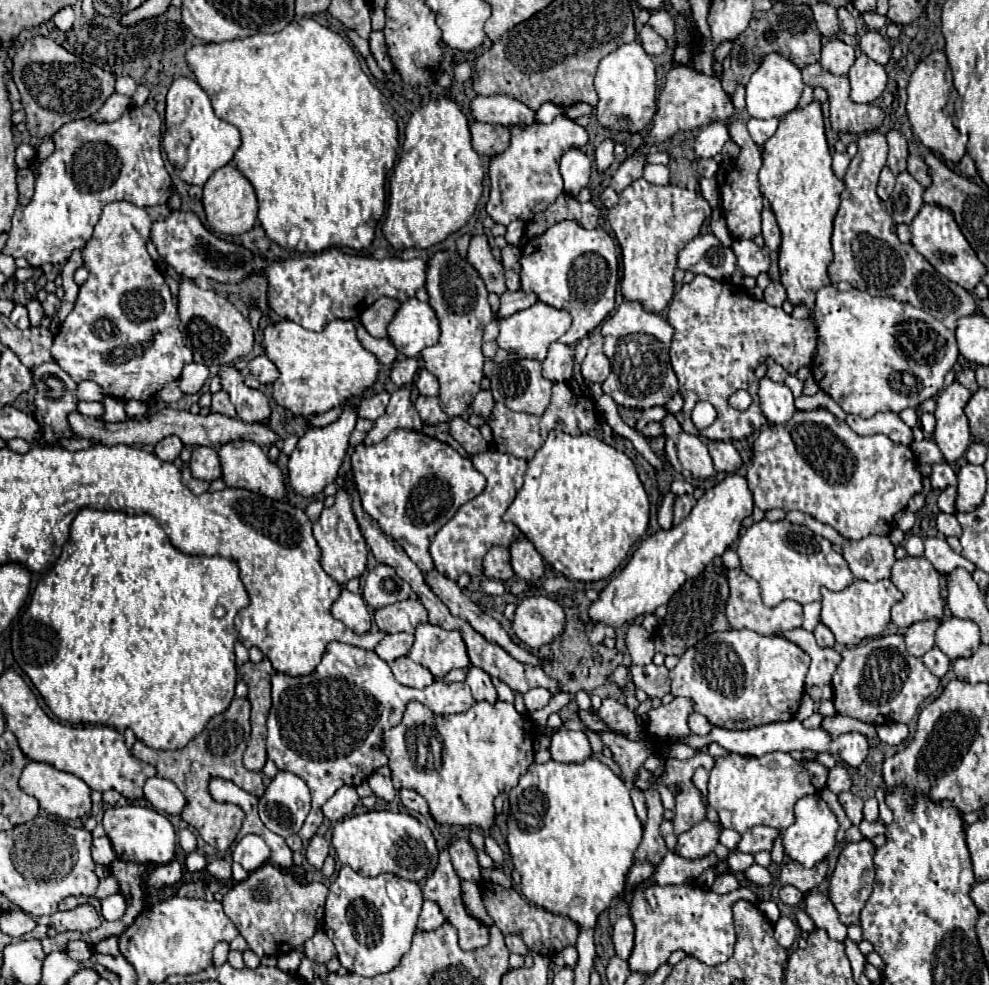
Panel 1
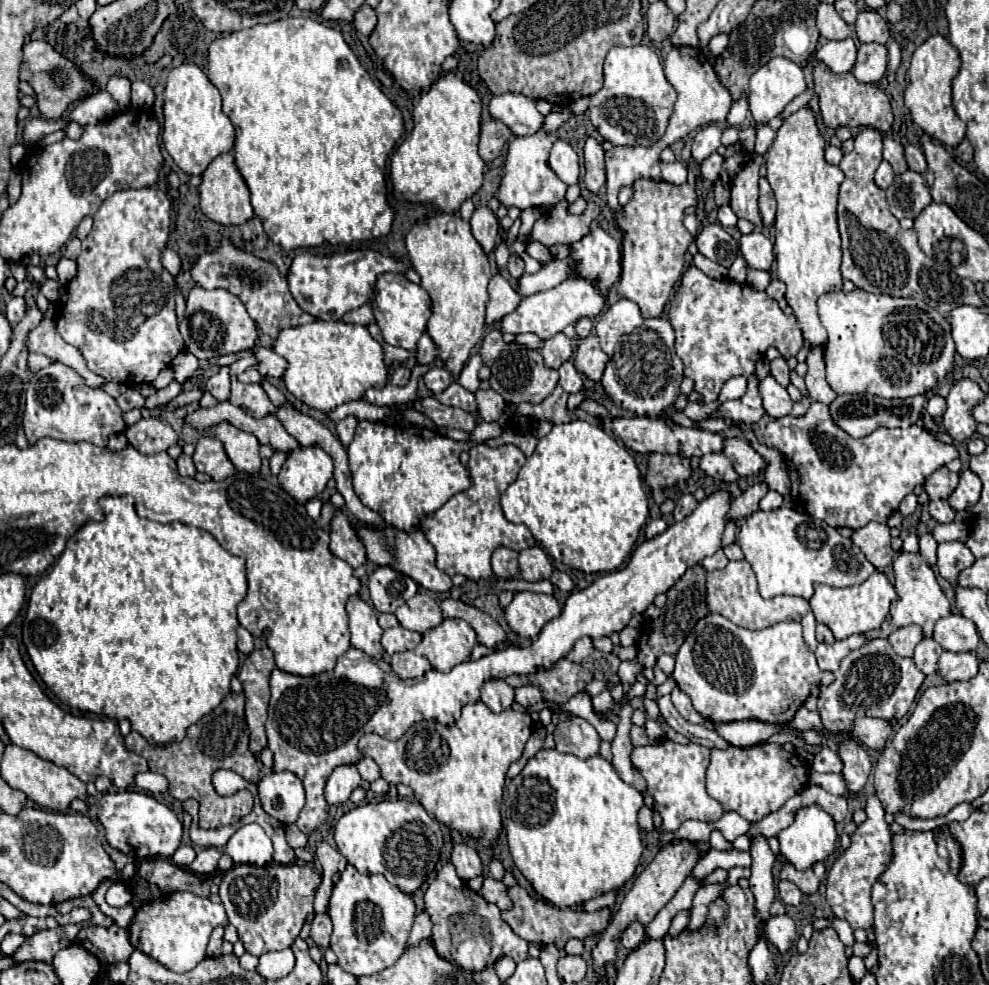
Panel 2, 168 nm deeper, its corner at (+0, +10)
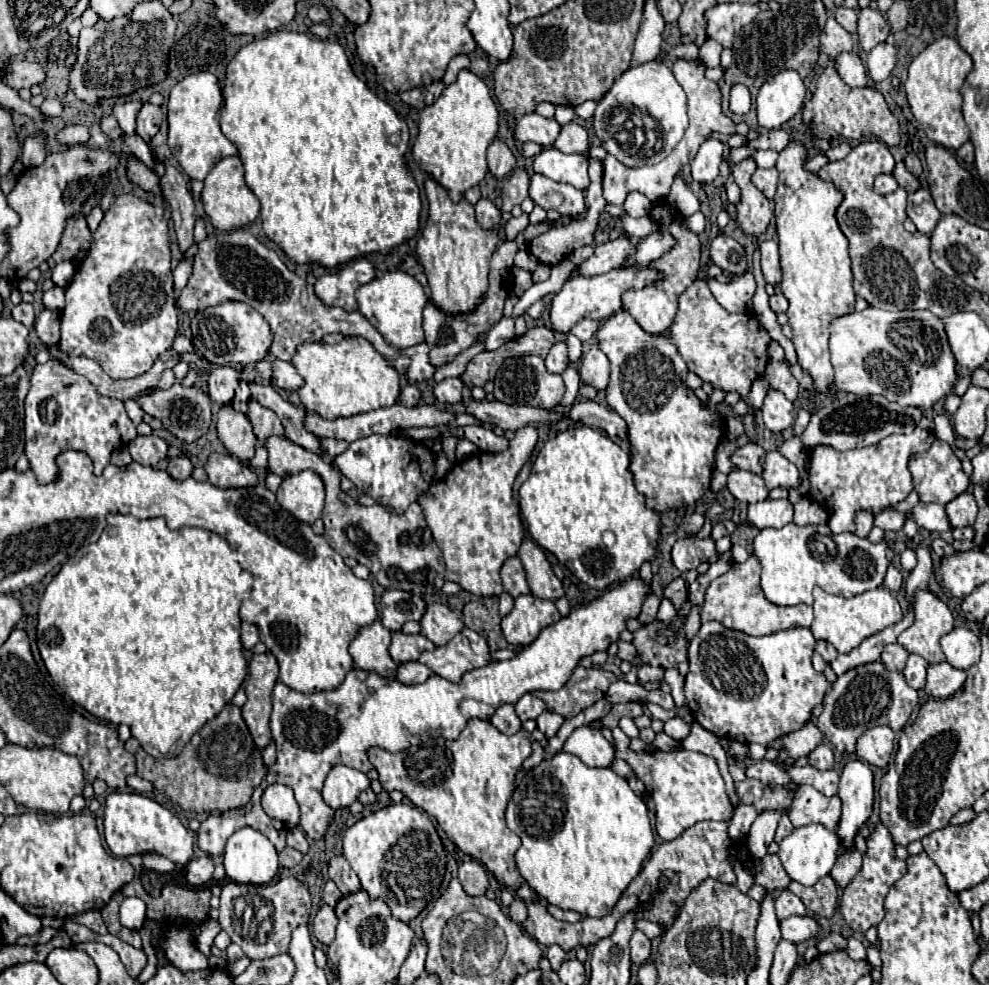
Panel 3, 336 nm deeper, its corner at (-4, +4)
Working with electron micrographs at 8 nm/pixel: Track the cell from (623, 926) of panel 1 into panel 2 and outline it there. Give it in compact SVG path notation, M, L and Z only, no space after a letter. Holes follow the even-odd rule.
M631 923L627 927L627 931L623 933L623 937L621 937L621 943L623 943L625 949L633 951L633 949L637 949L641 945L643 939L645 939L645 927L641 923Z

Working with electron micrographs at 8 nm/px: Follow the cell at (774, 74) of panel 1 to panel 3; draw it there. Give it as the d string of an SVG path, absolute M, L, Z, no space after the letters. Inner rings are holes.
M779 71L773 79L767 79L757 93L757 119L759 127L779 129L785 125L801 107L805 99L805 85L797 71Z

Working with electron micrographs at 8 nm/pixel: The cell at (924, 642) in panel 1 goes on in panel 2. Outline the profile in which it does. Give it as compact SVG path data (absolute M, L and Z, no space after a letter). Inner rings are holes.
M909 625L909 627L901 627L897 631L893 631L887 641L891 643L891 647L895 649L897 655L901 657L911 657L911 653L915 651L915 645L923 639L923 633L917 625Z

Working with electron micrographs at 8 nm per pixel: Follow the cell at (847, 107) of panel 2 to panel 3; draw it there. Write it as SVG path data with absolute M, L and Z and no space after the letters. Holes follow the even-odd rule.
M827 67L819 79L813 99L803 111L803 119L813 123L813 133L819 139L831 139L839 135L843 139L861 139L861 137L879 137L887 145L899 145L899 121L889 111L885 97L873 87L849 87L835 71Z

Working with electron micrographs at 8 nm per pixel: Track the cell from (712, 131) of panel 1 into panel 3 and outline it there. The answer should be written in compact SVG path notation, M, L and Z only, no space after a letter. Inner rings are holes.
M709 137L699 147L695 159L691 161L693 179L699 183L711 183L719 175L719 163L723 161L723 151L725 151L725 145L719 139Z

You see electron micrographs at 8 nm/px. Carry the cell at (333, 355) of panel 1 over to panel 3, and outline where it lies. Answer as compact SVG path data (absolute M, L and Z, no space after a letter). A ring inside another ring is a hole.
M351 337L337 345L323 341L307 341L297 347L291 365L303 377L303 385L297 389L307 413L319 413L323 419L351 417L367 413L379 407L391 407L399 397L399 381L395 367L367 343L367 339Z

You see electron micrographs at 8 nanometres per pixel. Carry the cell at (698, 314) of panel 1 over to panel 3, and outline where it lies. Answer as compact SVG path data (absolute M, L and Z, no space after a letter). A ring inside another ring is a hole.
M695 279L693 285L679 295L679 309L669 331L671 341L679 349L689 371L699 375L705 383L711 383L713 389L739 393L739 397L749 405L749 415L757 413L749 401L749 389L767 367L767 347L771 343L771 335L757 317L725 311L711 295L707 279Z

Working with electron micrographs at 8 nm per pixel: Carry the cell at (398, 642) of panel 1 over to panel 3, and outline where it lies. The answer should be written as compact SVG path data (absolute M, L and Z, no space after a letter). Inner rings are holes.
M393 633L389 653L395 663L415 661L423 651L434 650L433 643L421 634Z

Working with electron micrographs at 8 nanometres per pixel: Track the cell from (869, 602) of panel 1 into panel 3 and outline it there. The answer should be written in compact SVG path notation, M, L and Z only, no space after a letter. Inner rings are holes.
M815 587L813 597L815 597L815 603L813 603L815 621L811 625L811 631L813 631L815 639L825 639L825 641L833 643L839 653L849 653L863 639L867 639L867 637L871 637L871 635L883 631L885 627L889 627L889 625L903 619L903 611L901 611L897 599L885 587L865 591L865 593L855 595L851 599L829 595L823 589Z

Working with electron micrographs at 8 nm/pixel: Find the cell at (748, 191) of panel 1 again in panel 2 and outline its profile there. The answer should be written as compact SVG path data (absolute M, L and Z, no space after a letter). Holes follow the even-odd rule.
M757 155L755 161L749 161L731 183L731 207L737 217L751 221L755 227L761 225L761 215L757 207L759 197L759 165L763 157Z

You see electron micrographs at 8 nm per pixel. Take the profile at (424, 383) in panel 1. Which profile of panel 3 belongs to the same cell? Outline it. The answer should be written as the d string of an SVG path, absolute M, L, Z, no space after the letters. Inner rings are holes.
M449 377L443 379L439 383L435 383L433 393L437 397L439 403L459 403L461 401L461 393L463 393L463 381L459 377Z

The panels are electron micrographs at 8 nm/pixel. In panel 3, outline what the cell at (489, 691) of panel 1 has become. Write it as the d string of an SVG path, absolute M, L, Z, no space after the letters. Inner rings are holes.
M503 703L501 707L497 707L489 721L505 735L513 735L521 729L521 719L515 715L515 707L511 703Z

